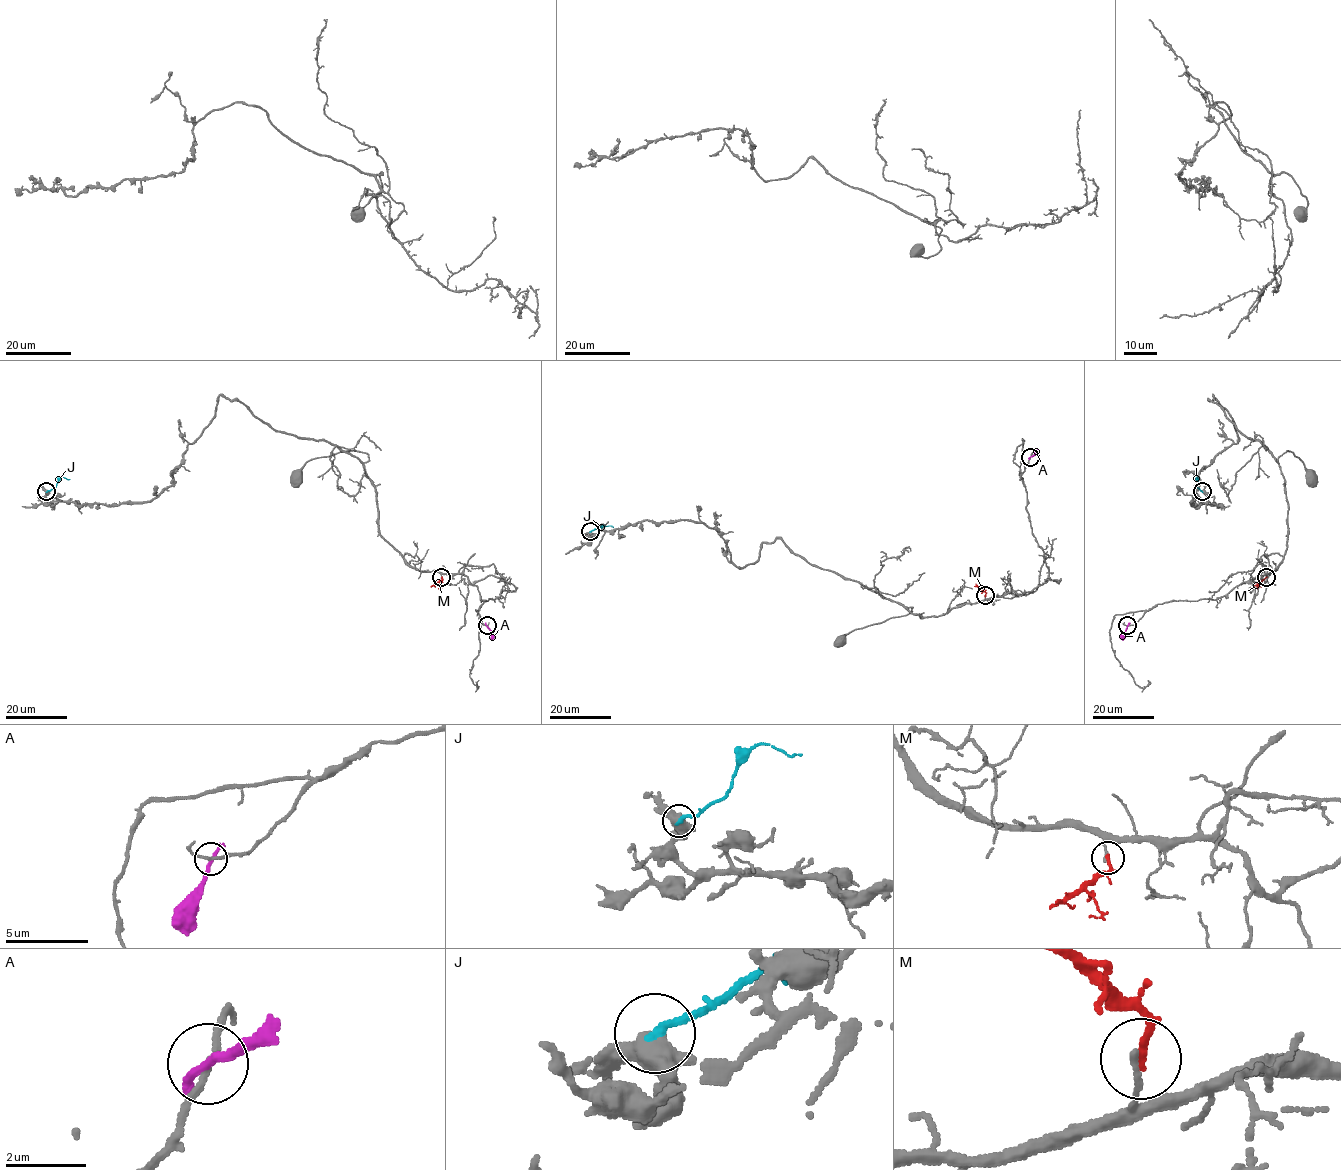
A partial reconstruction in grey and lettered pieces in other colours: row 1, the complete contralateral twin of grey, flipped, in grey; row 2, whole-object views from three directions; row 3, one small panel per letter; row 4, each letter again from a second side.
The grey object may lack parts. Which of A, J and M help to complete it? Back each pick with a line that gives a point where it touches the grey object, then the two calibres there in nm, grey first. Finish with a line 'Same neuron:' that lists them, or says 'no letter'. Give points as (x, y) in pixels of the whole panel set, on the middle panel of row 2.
Same neuron: no letter

